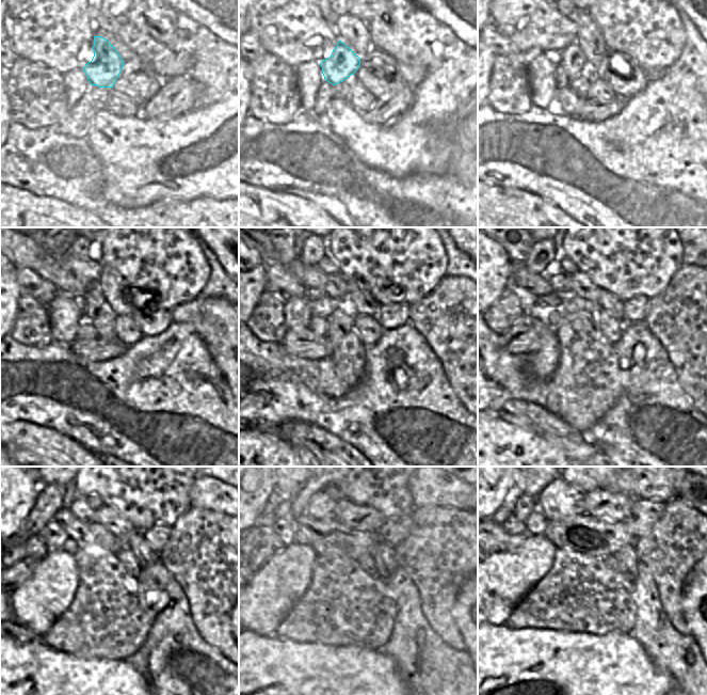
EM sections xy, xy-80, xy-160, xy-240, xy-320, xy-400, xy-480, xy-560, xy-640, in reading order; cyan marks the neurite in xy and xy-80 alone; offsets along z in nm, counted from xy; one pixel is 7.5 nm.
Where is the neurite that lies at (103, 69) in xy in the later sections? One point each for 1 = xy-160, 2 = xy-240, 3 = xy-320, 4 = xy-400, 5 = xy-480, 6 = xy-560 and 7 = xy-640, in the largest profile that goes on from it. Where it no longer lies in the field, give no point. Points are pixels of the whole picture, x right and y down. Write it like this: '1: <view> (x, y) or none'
1: xy-160 (573, 59)
2: xy-240 (94, 297)
3: xy-320 (323, 307)
4: xy-400 (550, 302)
5: xy-480 (53, 536)
6: xy-560 (285, 528)
7: xy-640 (515, 527)

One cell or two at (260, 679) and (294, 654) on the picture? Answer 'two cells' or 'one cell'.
one cell

